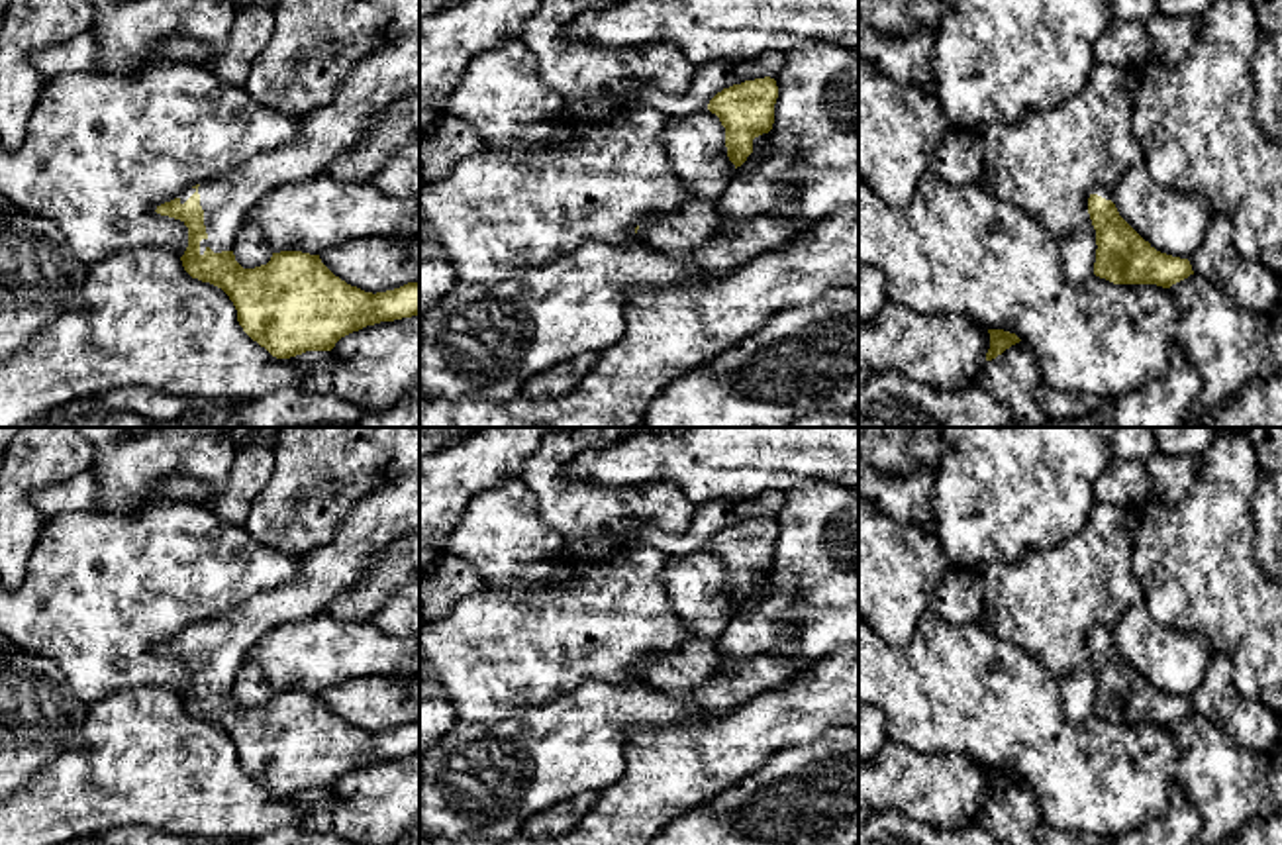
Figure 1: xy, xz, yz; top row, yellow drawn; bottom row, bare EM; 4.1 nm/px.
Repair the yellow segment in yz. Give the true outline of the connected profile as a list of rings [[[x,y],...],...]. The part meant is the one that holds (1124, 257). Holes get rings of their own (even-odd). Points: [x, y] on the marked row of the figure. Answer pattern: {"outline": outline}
{"outline": [[[1100,186],[1088,198],[1096,229],[1094,274],[1113,284],[1172,284],[1194,274],[1188,259],[1157,251],[1117,212],[1113,188]]]}

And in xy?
{"outline": [[[419,29],[361,59],[343,76],[337,96],[300,118],[288,145],[259,153],[222,176],[186,188],[178,198],[157,206],[157,214],[188,227],[188,247],[180,257],[184,271],[222,288],[237,310],[243,331],[276,359],[306,351],[331,351],[335,343],[367,325],[419,316],[419,282],[386,292],[365,292],[335,276],[320,259],[302,251],[272,253],[267,265],[243,269],[233,255],[233,239],[251,208],[282,184],[310,180],[345,151],[367,141],[376,122],[400,100],[419,90]]]}

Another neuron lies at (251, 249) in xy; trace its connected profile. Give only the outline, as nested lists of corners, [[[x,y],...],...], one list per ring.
[[[245,218],[233,239],[233,255],[243,269],[255,269],[271,261],[272,249],[259,224]]]

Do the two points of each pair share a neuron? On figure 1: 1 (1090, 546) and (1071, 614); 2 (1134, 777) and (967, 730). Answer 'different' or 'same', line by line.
1: same
2: same

